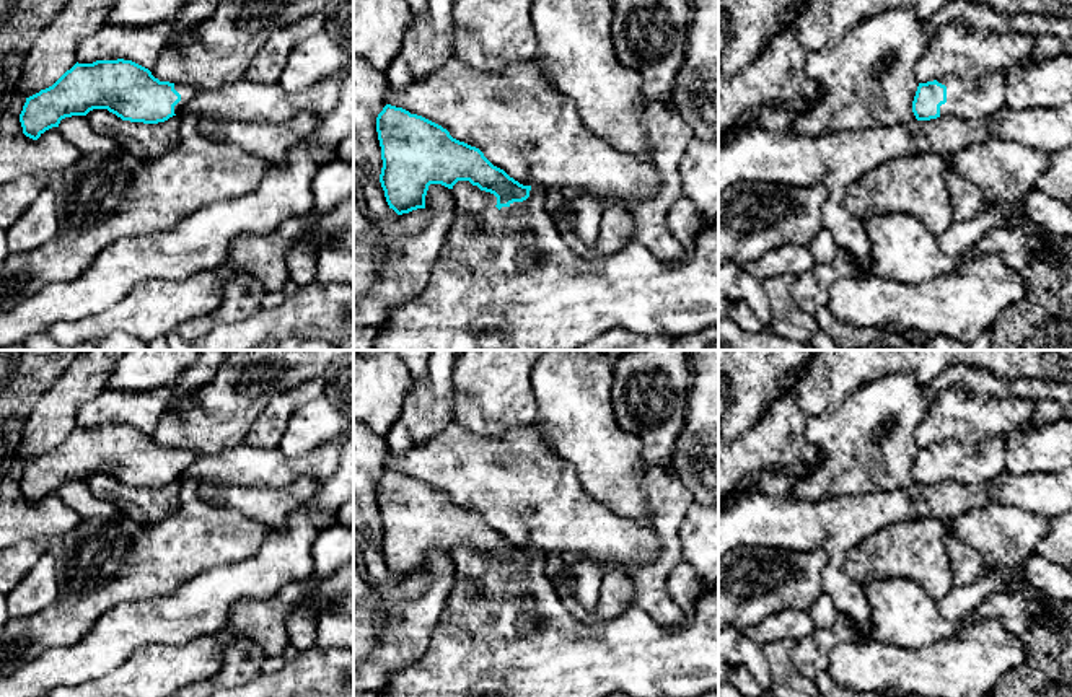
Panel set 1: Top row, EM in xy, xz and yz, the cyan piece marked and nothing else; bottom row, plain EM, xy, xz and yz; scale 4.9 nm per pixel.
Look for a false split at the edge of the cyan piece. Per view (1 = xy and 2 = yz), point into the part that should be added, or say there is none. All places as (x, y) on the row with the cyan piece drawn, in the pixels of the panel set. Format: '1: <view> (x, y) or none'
1: xy (188, 93)
2: yz (975, 100)

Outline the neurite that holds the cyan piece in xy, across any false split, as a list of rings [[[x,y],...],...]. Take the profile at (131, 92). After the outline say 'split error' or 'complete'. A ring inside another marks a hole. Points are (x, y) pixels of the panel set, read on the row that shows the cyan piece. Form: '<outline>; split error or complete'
[[[132,60],[75,64],[52,86],[26,98],[20,122],[23,134],[37,140],[72,116],[108,109],[122,121],[158,124],[179,116],[199,91],[187,85],[160,81]]]; split error

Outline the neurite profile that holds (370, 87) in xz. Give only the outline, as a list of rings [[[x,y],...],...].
[[[354,57],[354,164],[370,178],[380,178],[383,168],[376,117],[389,88],[384,72]]]

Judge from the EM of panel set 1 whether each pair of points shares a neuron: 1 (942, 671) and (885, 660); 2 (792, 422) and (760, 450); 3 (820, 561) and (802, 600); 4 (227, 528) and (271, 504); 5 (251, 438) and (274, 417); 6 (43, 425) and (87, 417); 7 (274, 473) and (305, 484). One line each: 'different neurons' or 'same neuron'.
1: same neuron
2: same neuron
3: same neuron
4: different neurons
5: same neuron
6: different neurons
7: different neurons

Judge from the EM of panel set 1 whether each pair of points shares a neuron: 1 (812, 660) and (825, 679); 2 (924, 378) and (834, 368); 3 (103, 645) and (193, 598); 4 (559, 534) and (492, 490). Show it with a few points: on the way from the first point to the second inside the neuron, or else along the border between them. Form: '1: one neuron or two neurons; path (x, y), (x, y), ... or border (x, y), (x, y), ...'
1: two neurons; border (826, 670), (813, 679)
2: one neuron; path (901, 367), (857, 367)
3: one neuron; path (126, 627), (136, 622), (171, 621)
4: one neuron; path (543, 518), (530, 517), (509, 495)

